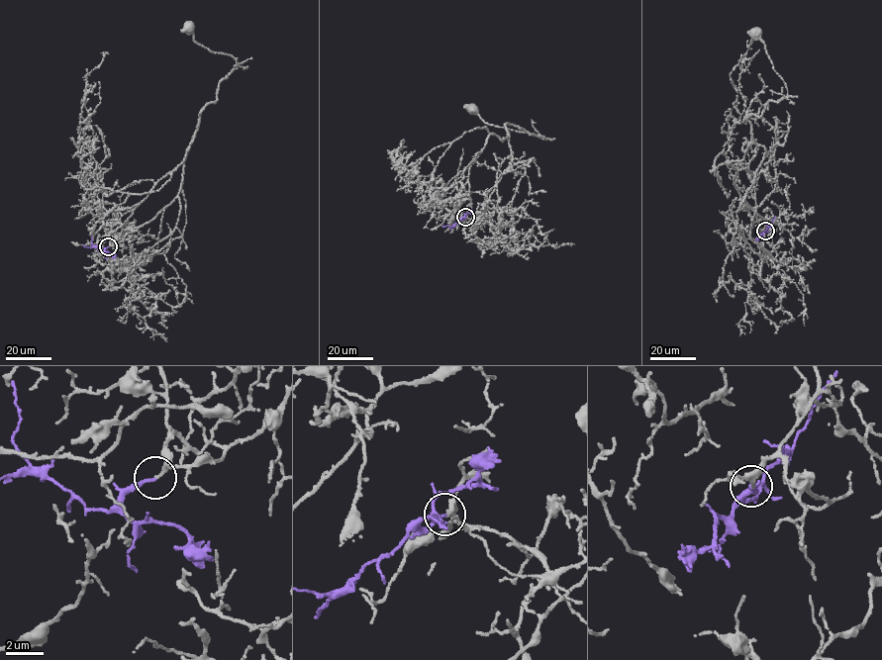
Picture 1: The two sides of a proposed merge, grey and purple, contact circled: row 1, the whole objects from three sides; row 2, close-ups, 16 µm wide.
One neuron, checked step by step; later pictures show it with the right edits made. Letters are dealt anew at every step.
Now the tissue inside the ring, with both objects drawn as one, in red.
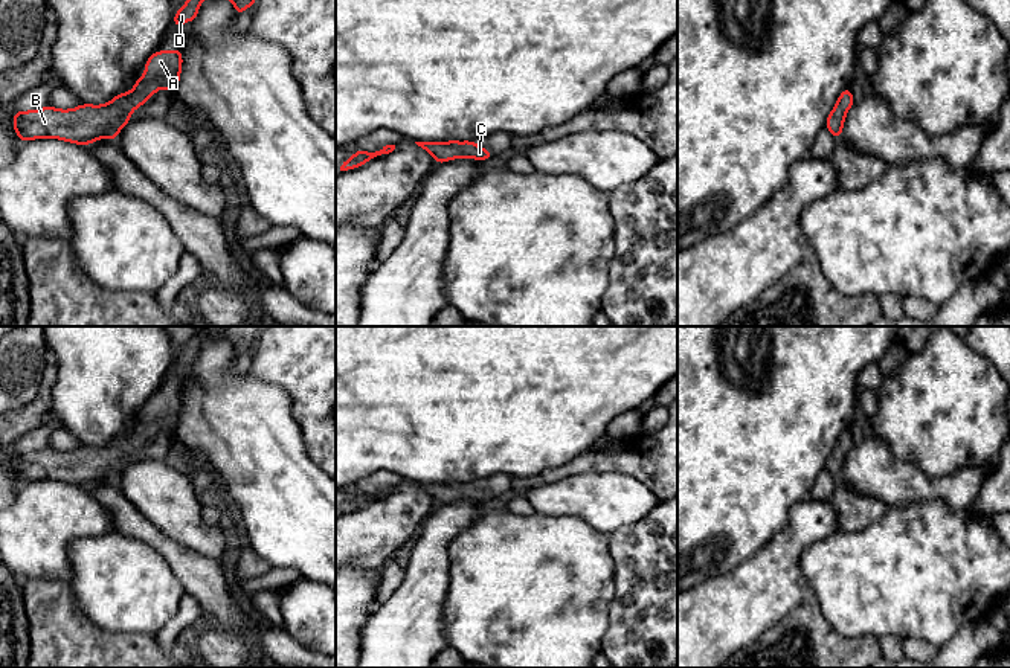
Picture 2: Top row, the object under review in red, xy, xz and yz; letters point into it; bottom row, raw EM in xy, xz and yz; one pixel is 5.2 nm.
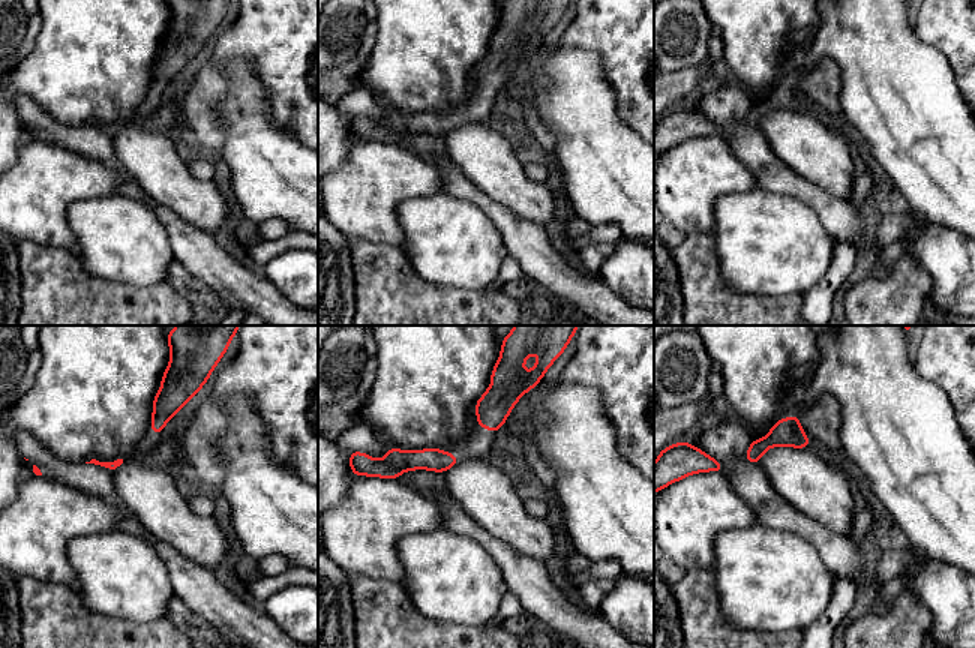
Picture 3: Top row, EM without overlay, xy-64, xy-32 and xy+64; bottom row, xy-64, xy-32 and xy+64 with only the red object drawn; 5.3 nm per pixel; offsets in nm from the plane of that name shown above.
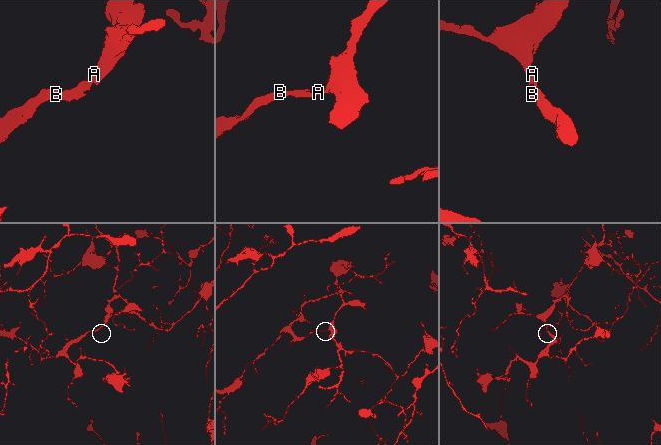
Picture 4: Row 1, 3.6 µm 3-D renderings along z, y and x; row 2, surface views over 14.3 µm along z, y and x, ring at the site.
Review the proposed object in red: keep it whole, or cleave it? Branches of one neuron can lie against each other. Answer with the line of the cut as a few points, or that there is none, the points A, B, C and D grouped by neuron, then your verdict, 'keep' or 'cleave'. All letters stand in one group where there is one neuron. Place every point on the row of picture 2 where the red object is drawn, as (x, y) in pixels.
no cut | A B C D | keep

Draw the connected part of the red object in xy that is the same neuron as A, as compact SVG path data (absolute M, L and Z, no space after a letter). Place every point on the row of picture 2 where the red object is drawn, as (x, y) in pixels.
M182 47L154 52L133 90L114 96L105 105L82 104L72 110L56 110L49 105L15 111L12 125L18 140L50 137L84 146L101 137L114 140L122 127L133 120L128 114L143 105L160 87L177 92L182 64Z

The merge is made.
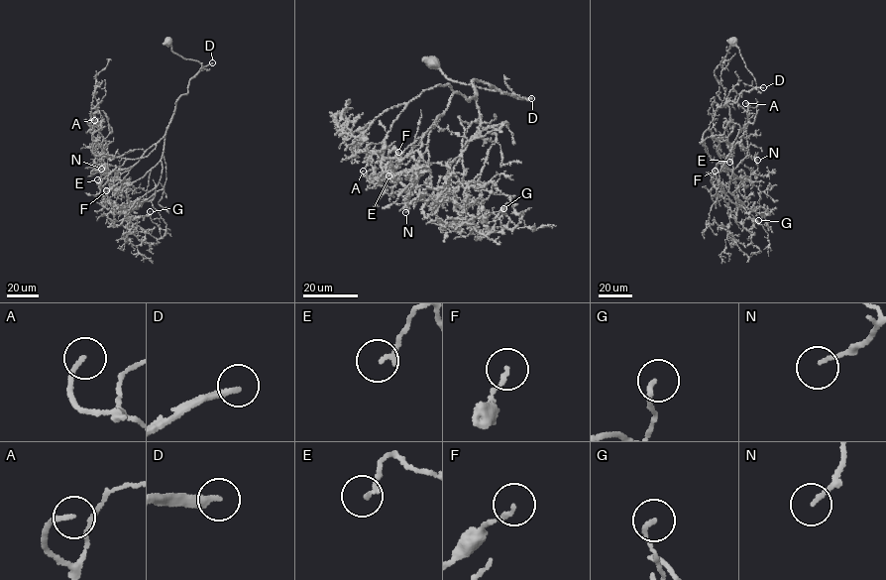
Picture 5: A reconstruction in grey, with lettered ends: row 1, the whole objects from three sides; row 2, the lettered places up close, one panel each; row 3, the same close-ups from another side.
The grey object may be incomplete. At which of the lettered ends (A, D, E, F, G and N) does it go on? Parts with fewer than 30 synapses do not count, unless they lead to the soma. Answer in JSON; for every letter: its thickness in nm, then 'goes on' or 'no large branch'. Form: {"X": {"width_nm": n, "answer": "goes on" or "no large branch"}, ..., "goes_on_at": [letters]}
{"A": {"width_nm": 160, "answer": "goes on"}, "D": {"width_nm": 240, "answer": "goes on"}, "E": {"width_nm": 160, "answer": "no large branch"}, "F": {"width_nm": 130, "answer": "no large branch"}, "G": {"width_nm": 140, "answer": "no large branch"}, "N": {"width_nm": 120, "answer": "no large branch"}, "goes_on_at": ["A", "D"]}

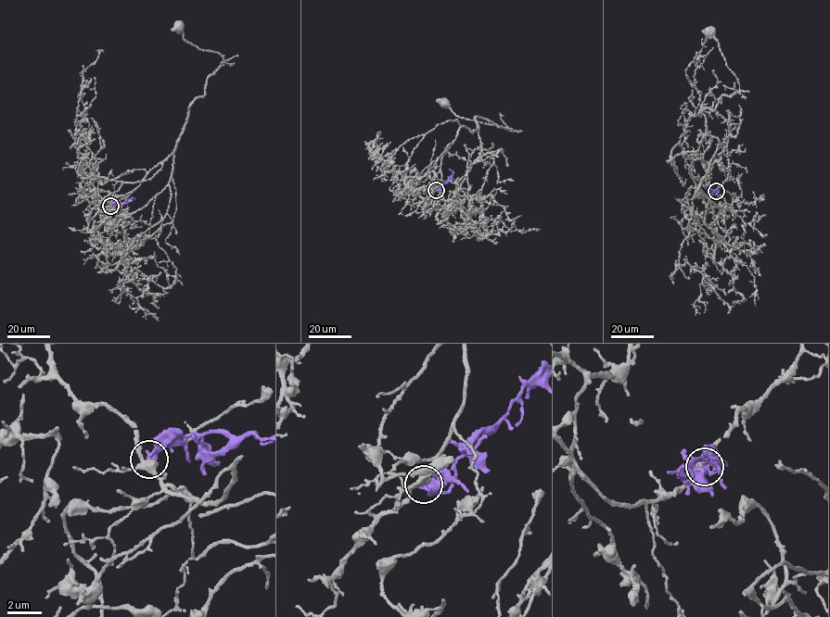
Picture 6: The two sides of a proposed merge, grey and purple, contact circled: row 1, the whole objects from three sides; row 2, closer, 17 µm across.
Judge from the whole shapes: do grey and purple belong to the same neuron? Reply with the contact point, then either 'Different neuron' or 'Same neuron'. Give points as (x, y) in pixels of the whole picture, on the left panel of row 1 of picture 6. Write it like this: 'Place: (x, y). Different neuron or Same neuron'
Place: (110, 206). Different neuron

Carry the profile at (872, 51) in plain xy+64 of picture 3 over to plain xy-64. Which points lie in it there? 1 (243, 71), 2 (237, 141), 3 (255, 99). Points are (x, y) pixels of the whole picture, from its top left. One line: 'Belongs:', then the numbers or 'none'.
Belongs: 1, 2, 3

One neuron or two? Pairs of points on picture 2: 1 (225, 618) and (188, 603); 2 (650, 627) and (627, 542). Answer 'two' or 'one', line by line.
1: two
2: one

